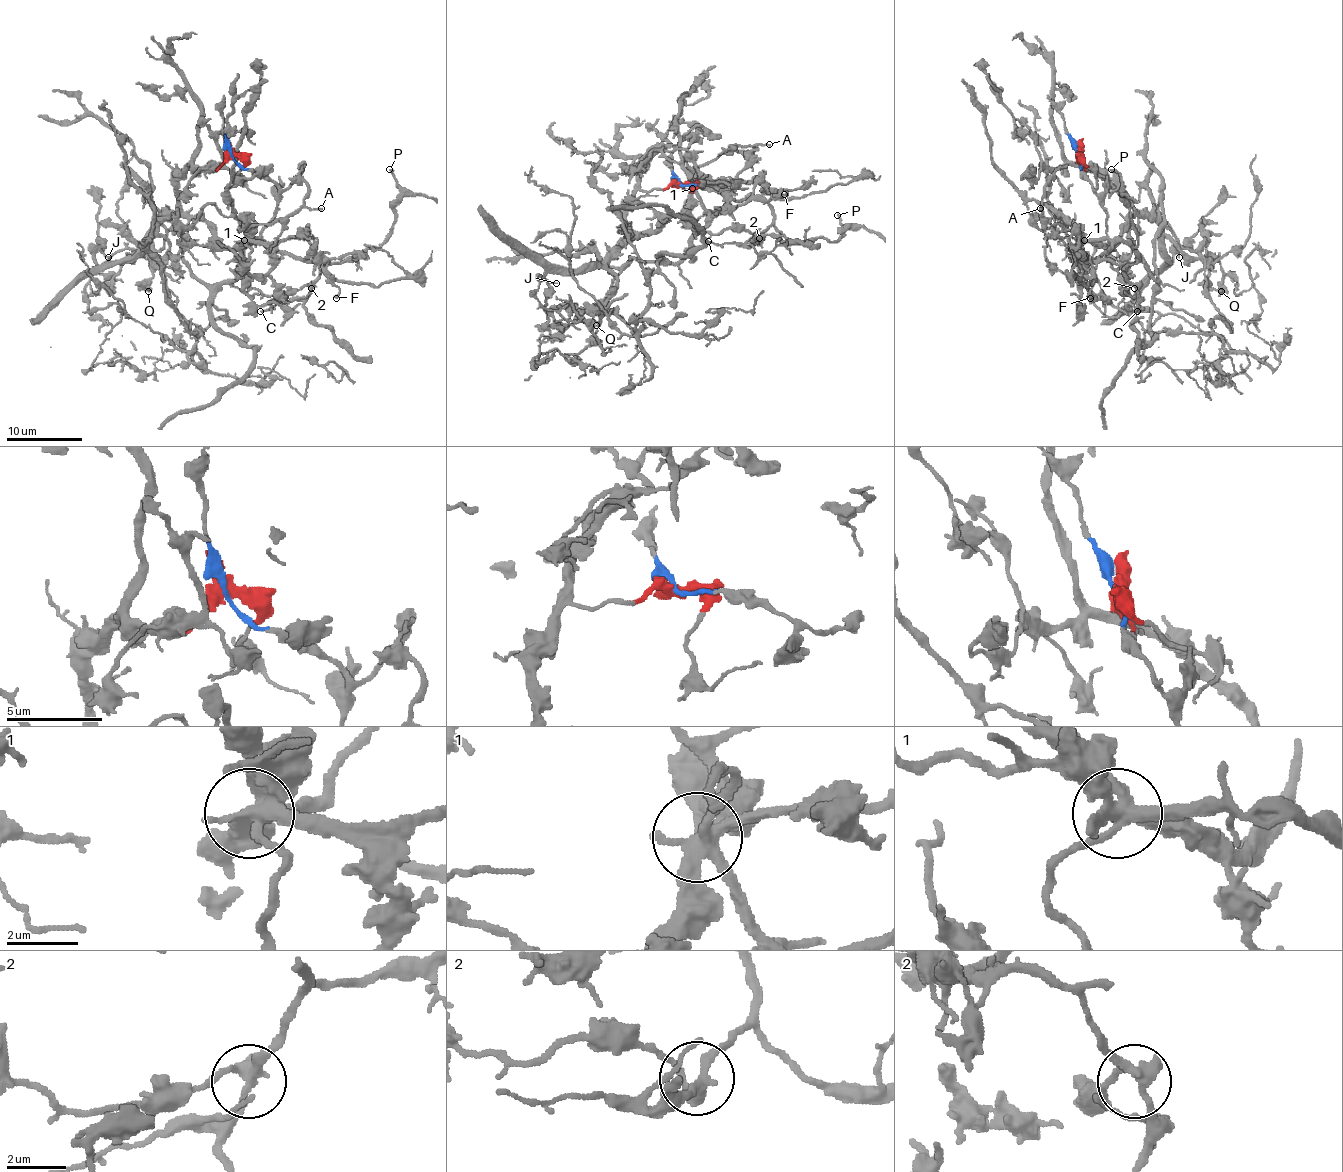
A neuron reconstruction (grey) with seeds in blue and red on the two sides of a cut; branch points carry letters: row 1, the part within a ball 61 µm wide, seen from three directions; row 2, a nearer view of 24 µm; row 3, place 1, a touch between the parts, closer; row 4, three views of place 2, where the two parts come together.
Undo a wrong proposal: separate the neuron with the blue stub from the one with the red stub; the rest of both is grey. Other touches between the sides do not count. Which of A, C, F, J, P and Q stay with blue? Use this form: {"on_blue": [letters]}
{"on_blue": ["C", "F", "P"]}

